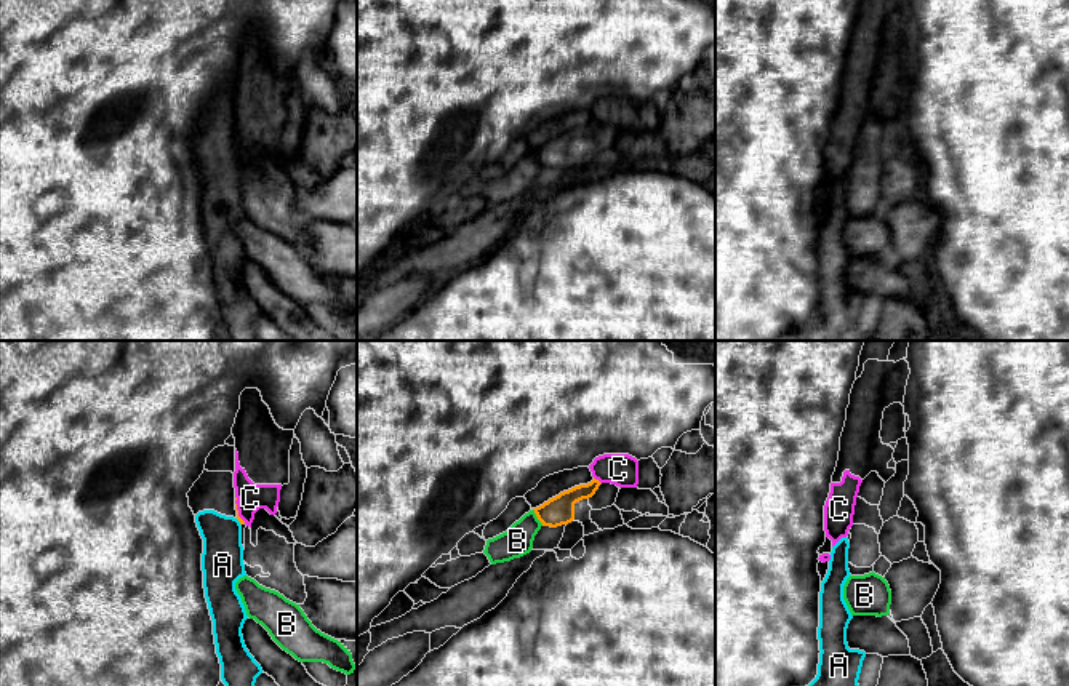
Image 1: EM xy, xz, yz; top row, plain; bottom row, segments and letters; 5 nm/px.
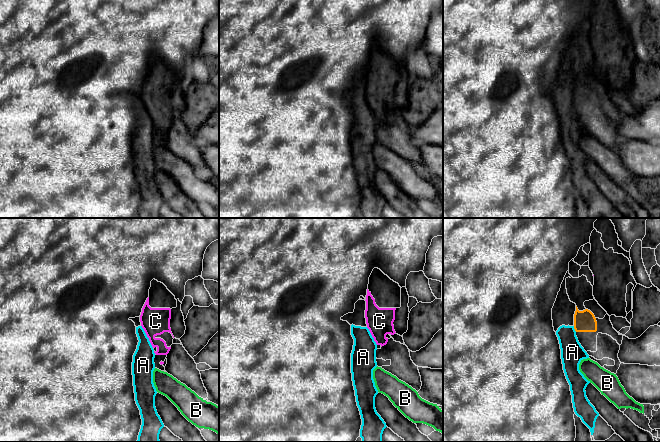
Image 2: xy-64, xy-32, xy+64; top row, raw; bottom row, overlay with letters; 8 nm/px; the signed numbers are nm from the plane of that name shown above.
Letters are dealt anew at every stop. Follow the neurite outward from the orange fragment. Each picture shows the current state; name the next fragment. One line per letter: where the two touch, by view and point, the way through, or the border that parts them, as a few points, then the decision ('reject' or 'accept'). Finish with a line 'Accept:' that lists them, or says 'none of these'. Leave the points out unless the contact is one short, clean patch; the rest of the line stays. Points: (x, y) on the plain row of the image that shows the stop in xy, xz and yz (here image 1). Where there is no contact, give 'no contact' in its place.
A: contact xy (239, 162); border xy (236, 160), (240, 167); reject
B: contact xz (536, 157); border xz (533, 151), (543, 167); reject
C: contact xz (597, 122); border xz (594, 119), (600, 125); reject
Accept: none of these

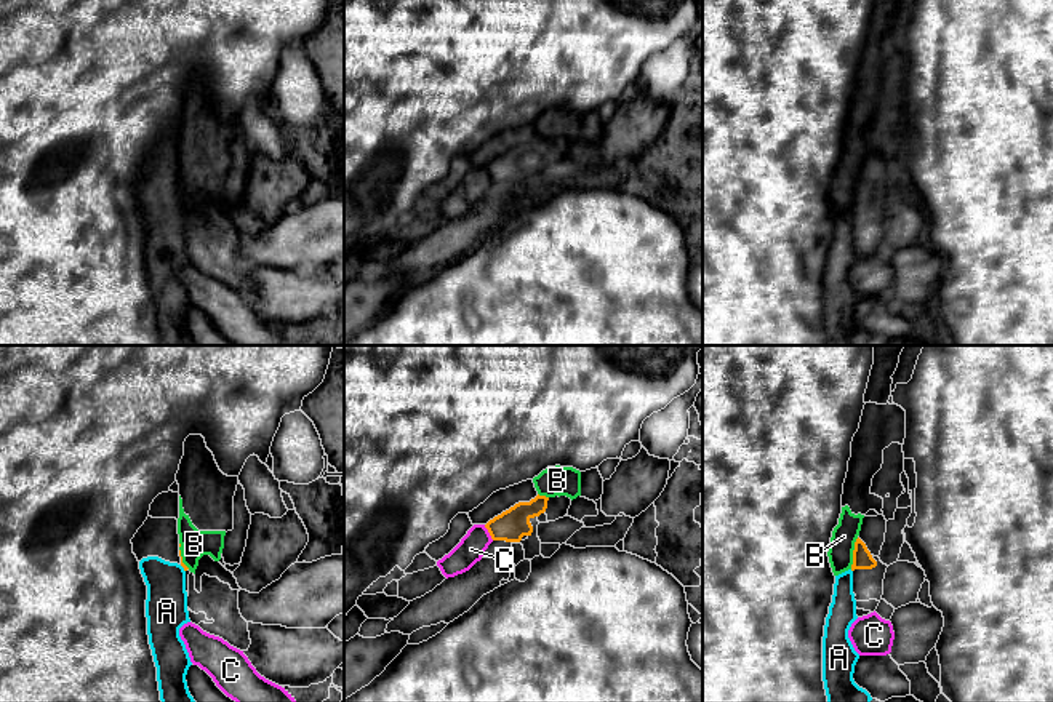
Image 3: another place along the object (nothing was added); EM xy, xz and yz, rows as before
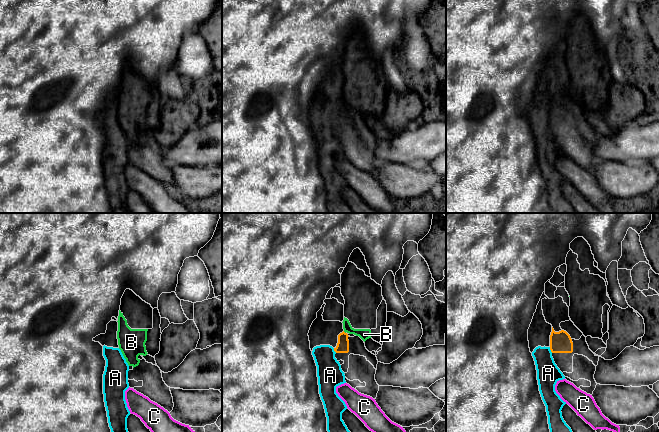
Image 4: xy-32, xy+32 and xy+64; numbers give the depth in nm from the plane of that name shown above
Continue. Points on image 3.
A: contact xy (183, 208); border xy (180, 207), (184, 213); reject
B: contact yz (853, 195); border yz (858, 179), (850, 210); reject
C: contact xz (488, 173); border xz (484, 167), (493, 181); reject
Accept: none of these

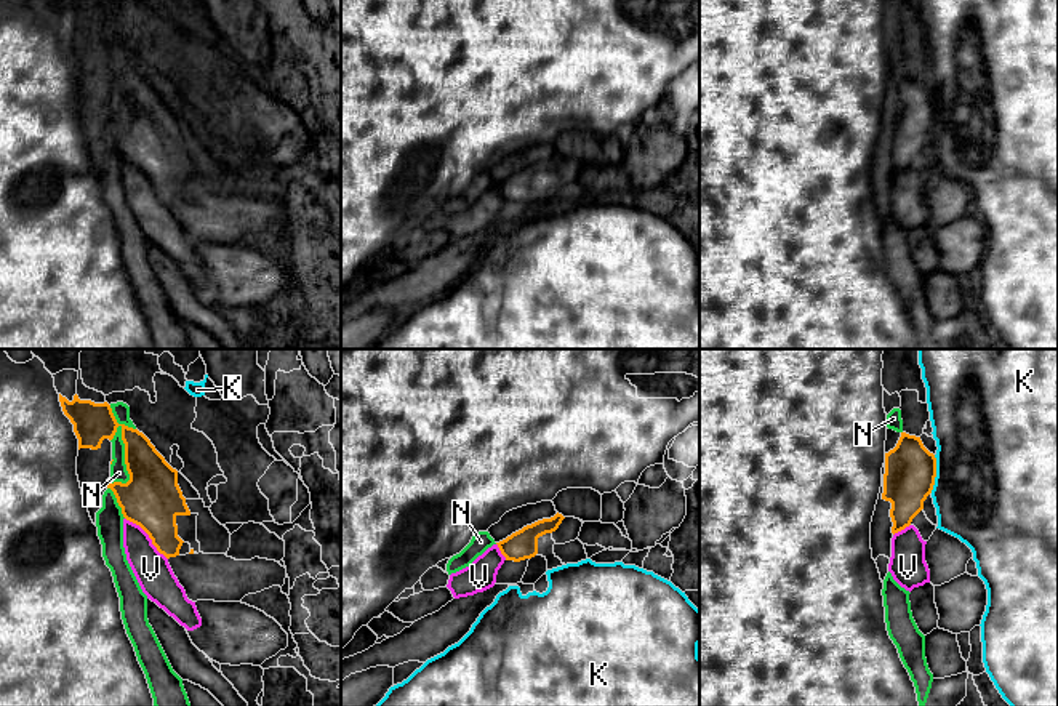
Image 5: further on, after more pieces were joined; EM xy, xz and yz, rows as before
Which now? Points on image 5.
K: contact yz (935, 116); reject
N: contact xy (125, 87); reject
V: contact xy (149, 178); border xy (125, 159), (135, 164), (167, 200); reject
Accept: none of these

